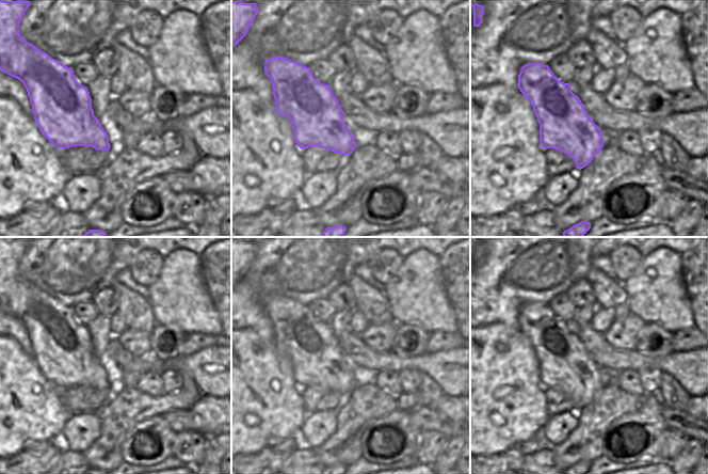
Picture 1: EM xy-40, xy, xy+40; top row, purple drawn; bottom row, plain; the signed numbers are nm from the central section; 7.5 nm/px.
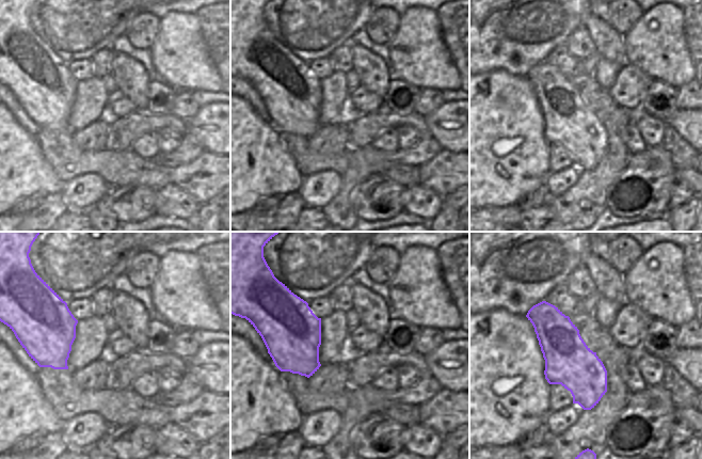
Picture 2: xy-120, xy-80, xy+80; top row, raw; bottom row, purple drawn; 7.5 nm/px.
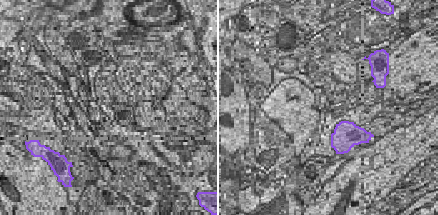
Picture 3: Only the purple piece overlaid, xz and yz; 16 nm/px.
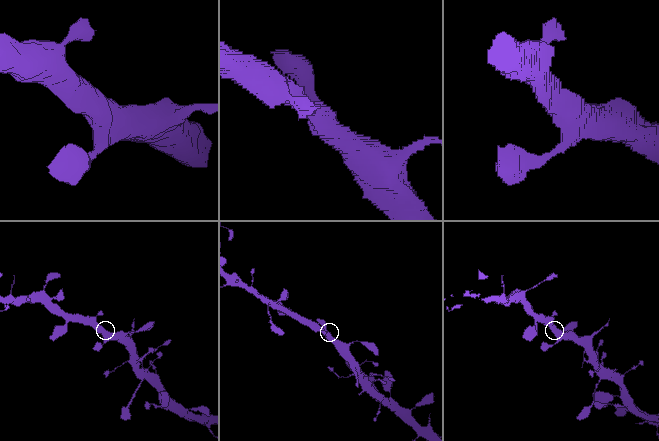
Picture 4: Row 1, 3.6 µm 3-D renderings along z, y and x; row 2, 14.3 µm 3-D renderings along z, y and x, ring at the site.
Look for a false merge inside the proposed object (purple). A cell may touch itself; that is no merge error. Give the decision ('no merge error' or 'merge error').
no merge error

